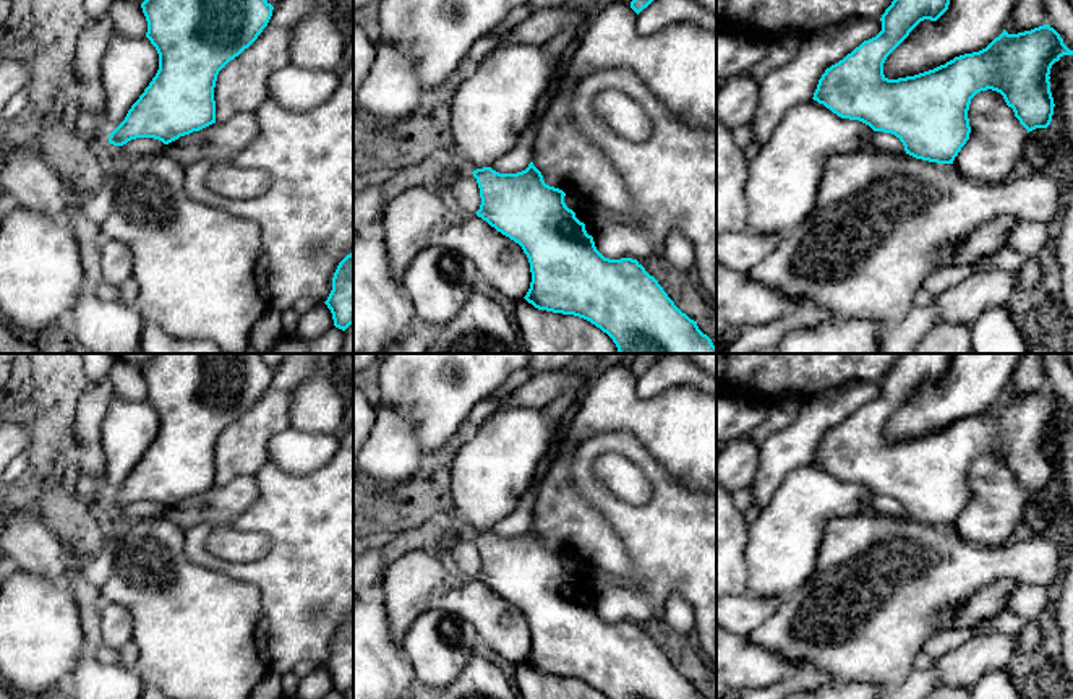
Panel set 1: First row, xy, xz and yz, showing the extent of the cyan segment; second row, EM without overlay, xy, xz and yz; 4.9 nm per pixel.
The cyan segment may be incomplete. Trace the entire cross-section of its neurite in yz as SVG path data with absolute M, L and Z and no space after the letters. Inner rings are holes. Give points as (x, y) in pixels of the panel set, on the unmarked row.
M901 354L880 381L882 394L827 431L812 462L841 482L859 483L874 495L895 498L906 517L937 527L953 527L969 503L968 474L971 462L981 454L1000 456L1028 496L1047 491L1055 470L1049 444L1050 431L1063 418L1073 418L1049 388L1018 397L1003 392L985 412L955 420L914 440L888 443L883 438L887 420L921 384L937 384L948 373L951 362L953 354Z

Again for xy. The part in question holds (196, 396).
M156 354L141 367L146 401L159 417L159 433L109 506L123 509L136 501L169 508L216 487L214 451L219 435L248 412L267 389L274 370L263 354Z

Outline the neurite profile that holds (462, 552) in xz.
M457 534L447 545L446 556L454 571L465 579L475 579L480 572L480 551L470 534Z

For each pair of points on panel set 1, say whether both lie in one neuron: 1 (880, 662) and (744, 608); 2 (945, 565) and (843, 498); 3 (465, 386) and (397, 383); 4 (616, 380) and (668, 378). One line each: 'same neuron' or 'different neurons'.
1: different neurons
2: different neurons
3: same neuron
4: different neurons

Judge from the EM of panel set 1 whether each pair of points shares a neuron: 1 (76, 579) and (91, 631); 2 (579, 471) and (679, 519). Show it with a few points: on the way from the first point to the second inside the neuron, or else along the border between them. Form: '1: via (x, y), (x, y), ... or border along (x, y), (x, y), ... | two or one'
1: via (86, 592), (89, 618) | one
2: via (600, 497), (624, 519), (654, 519) | one

